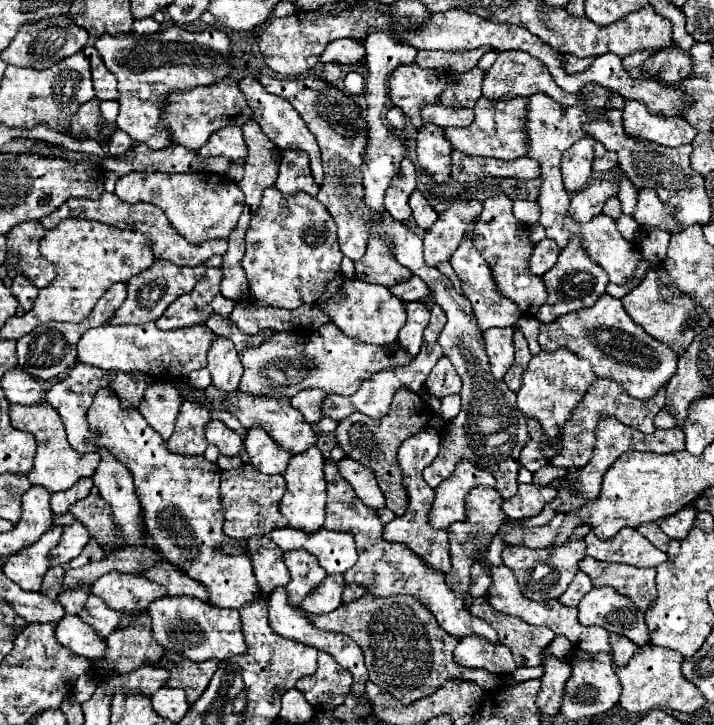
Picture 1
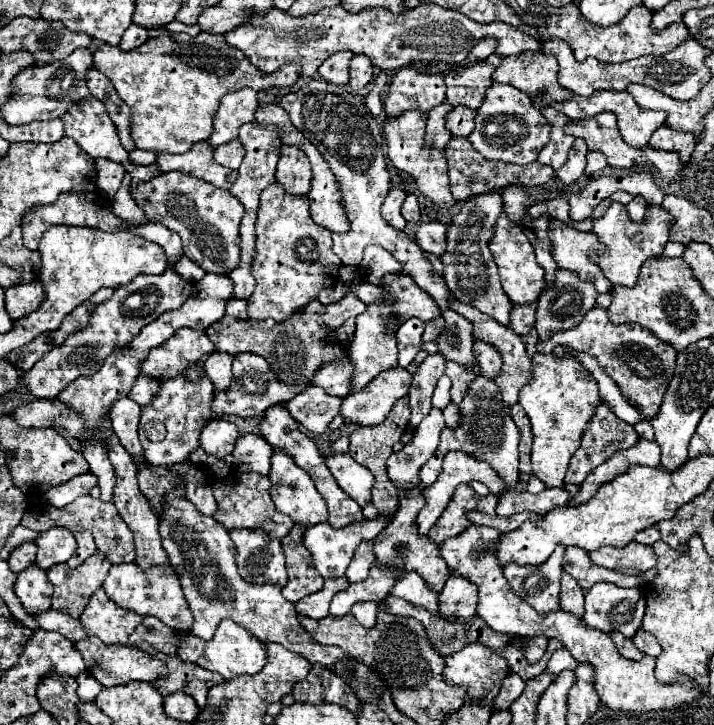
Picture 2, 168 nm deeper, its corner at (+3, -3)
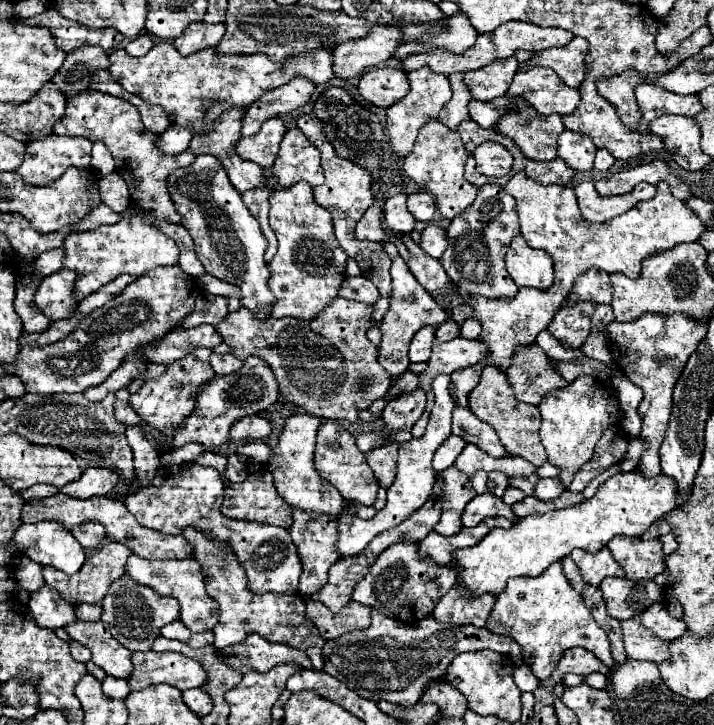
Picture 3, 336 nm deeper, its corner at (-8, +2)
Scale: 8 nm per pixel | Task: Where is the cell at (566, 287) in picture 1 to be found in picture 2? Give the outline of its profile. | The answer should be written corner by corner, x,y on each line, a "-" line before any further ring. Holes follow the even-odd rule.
557,270
553,286
547,286
537,300
535,328
537,328
539,340
551,338
559,330
567,330
567,328
577,326
583,320
583,316
595,306
595,300
597,300
597,290
591,282
581,280
579,274
573,274
571,270

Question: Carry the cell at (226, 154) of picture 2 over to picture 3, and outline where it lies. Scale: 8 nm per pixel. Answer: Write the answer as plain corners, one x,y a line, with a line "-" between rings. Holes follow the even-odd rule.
280,117
268,119
262,125
260,133
256,133
252,137
242,137
236,145
236,151
242,159
252,161
252,163
260,165
262,169
268,169
268,167
272,167
272,163
276,159
284,133
286,133
286,125

